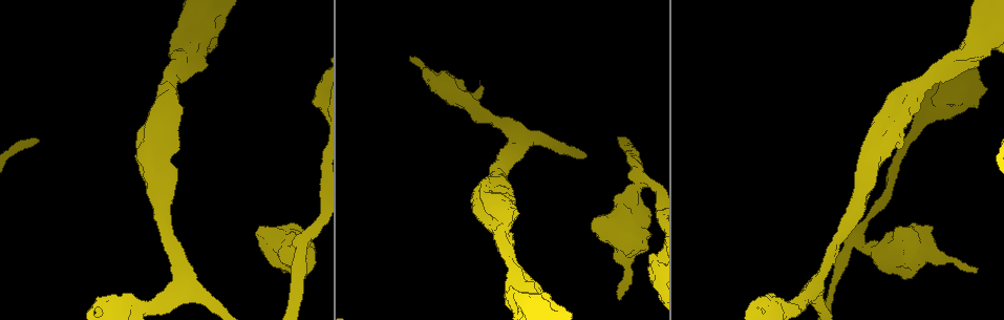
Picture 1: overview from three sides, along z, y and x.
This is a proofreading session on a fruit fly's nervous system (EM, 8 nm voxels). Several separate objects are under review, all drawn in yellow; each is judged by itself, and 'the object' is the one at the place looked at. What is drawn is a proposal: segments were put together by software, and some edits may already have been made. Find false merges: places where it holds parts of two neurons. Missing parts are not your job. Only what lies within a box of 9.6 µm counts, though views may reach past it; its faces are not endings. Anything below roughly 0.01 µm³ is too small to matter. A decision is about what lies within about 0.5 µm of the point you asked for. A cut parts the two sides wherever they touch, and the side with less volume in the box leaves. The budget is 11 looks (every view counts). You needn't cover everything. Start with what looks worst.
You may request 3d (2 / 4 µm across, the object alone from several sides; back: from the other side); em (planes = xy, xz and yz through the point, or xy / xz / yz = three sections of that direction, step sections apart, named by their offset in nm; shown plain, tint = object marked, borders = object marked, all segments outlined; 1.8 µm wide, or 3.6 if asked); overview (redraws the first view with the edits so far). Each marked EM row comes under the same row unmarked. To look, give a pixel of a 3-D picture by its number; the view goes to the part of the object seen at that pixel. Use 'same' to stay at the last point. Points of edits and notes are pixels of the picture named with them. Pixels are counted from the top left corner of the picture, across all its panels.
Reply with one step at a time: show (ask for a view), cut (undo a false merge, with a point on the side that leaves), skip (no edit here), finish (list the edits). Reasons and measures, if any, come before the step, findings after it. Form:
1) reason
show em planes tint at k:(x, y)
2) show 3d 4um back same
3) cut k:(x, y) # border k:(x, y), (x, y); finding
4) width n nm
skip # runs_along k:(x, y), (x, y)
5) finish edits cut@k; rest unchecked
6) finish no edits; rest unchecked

calibre changes
show em planes tint at 1:(854, 238)

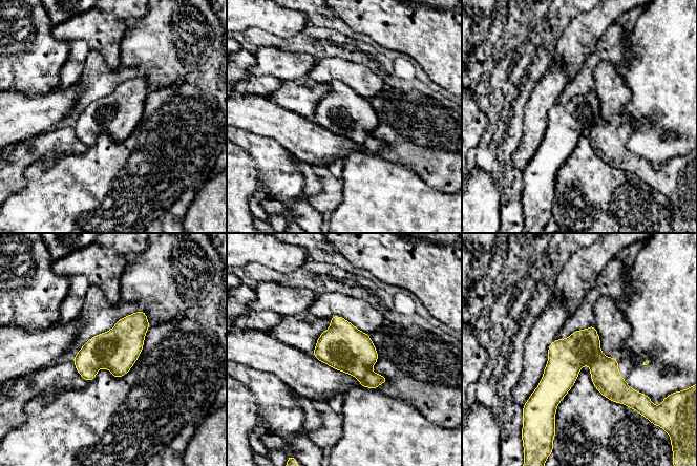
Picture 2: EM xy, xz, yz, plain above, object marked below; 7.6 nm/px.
width 280 nm
skip # one neuron here

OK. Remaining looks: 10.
sudden change in width
show em 3.6um yz step 4 tint at 1:(973, 50)

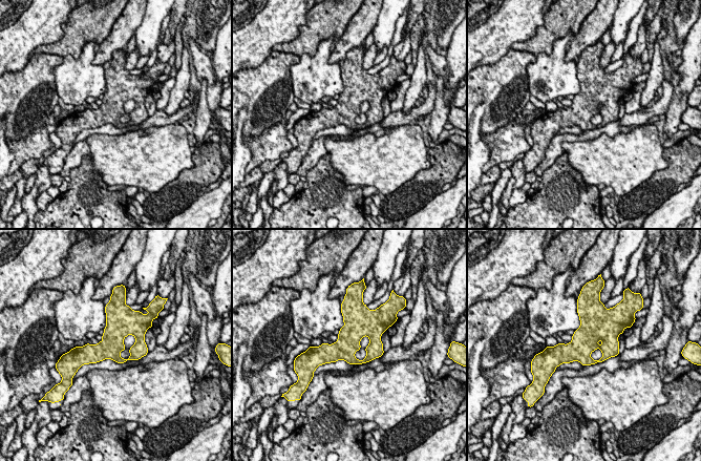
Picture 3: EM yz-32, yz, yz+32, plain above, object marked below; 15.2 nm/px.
width 360 nm
skip # one neuron here

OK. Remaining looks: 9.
sudden change in width
show em xz step 16 tint at 1:(470, 106)

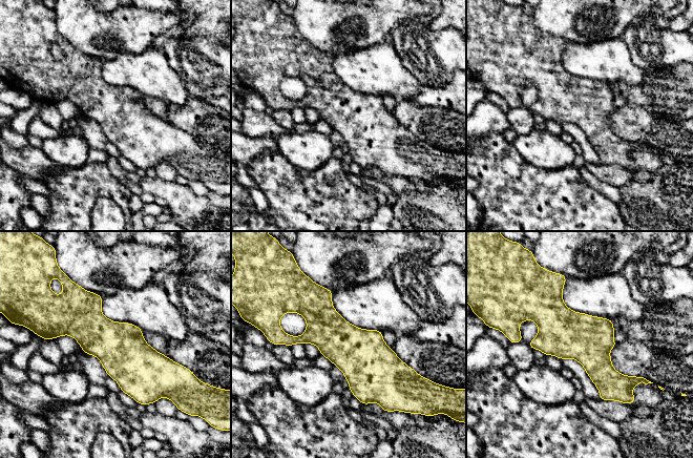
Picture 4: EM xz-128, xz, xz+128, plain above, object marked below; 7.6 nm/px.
skip # one neuron here

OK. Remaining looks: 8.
thick turns thin
show em 3.6um planes borders at 1:(164, 143)

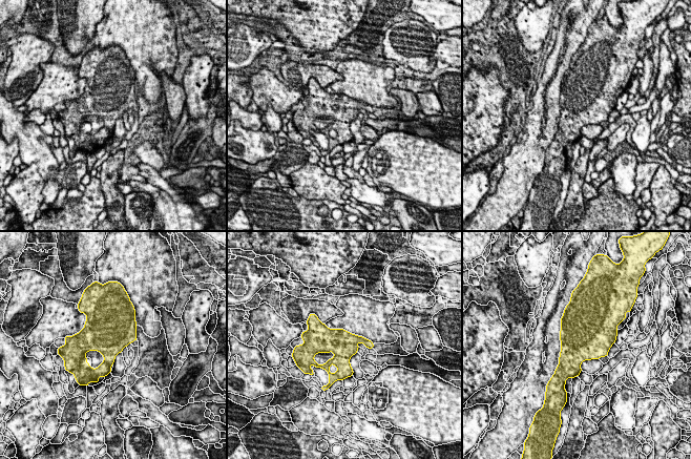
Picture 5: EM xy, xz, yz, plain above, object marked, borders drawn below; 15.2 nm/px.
width 440 nm
skip # all the same neuron

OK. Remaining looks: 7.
finish no edits; rest unchecked

